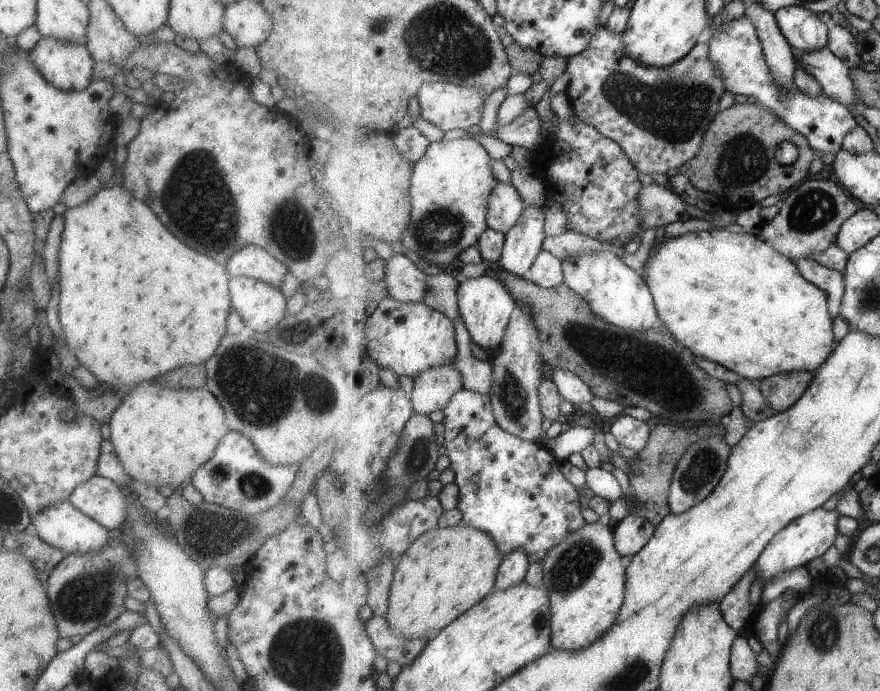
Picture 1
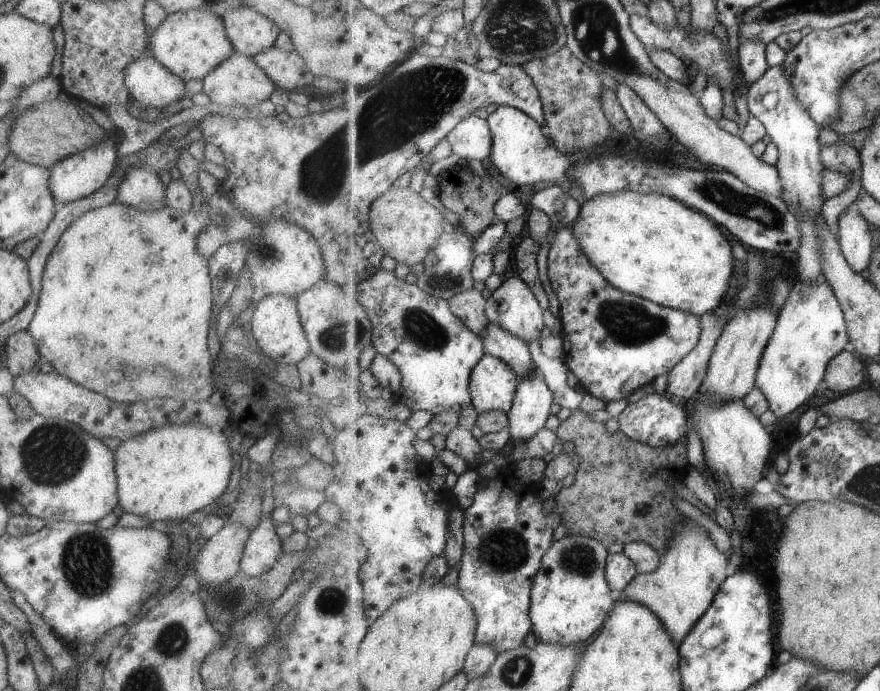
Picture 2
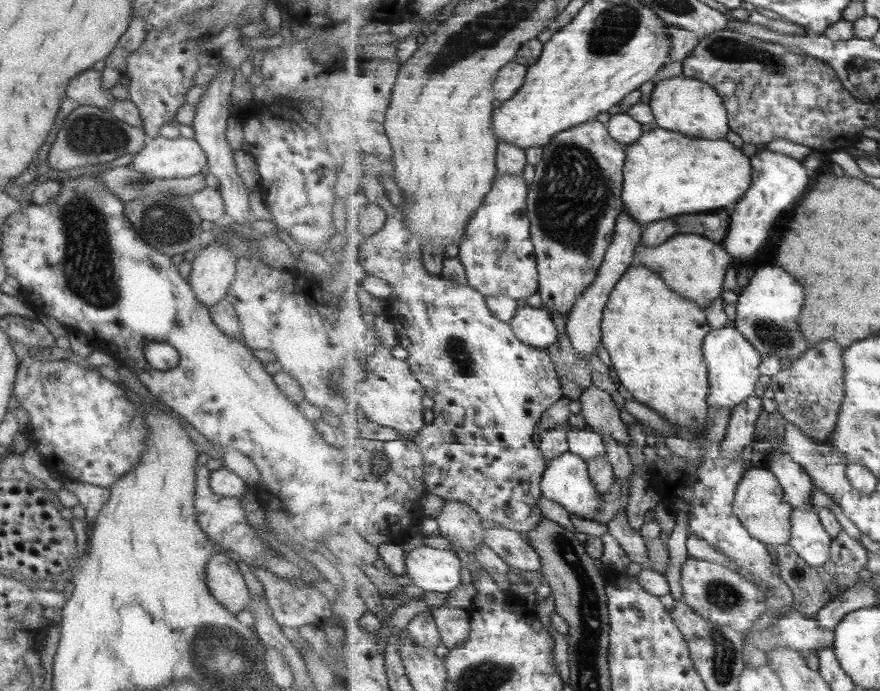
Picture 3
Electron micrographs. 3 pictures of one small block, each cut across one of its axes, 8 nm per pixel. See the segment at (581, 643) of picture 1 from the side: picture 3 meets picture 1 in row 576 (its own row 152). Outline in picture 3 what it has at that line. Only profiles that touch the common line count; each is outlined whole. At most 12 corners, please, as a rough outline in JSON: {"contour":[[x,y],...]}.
{"contour":[[595,119],[528,188],[540,307],[566,320],[614,244],[627,147]]}

